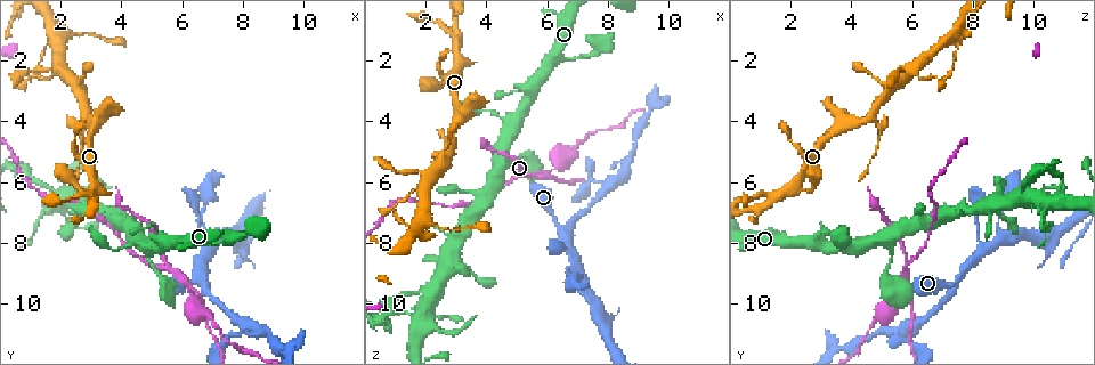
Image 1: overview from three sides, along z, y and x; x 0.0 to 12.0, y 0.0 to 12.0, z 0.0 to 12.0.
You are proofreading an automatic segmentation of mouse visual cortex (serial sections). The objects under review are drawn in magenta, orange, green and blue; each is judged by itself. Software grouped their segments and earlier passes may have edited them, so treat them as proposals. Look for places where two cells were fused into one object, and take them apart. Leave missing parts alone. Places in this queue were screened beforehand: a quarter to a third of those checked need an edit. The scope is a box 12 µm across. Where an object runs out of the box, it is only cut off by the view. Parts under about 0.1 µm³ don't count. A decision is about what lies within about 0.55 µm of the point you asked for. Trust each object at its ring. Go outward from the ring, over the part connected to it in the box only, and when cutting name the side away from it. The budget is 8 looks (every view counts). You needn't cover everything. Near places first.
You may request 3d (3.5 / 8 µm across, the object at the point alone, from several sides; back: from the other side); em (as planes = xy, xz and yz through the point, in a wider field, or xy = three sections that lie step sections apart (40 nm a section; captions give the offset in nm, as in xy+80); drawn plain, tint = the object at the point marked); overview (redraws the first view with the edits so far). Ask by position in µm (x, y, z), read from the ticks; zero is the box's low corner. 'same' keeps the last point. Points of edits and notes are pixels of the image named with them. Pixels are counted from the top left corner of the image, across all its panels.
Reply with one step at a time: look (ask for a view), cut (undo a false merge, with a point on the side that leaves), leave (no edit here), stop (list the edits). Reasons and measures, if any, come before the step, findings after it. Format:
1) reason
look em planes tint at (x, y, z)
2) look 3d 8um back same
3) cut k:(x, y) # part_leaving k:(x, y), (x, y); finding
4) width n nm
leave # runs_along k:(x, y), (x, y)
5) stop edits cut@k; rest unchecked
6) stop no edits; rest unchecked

a fork
look 3d 3.5um at (3.2, 6.0, 2.1)

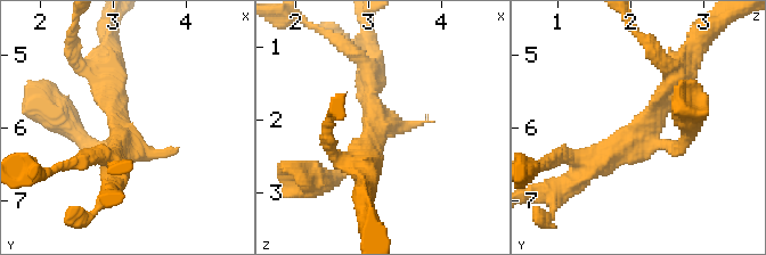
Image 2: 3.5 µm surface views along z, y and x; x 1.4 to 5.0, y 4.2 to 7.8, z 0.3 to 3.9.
look em planes tint at (3.10, 6.05, 2.15)

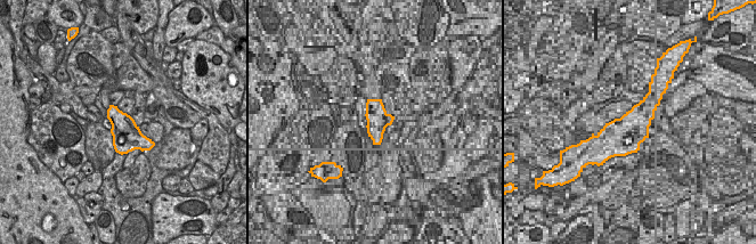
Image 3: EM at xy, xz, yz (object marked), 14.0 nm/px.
leave # runs_along 2:(682, 66), (644, 129), (579, 178); continuous, no second cell

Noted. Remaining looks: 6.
three-way junction
look 3d 3.5um at (6.4, 9.1, 7.5)

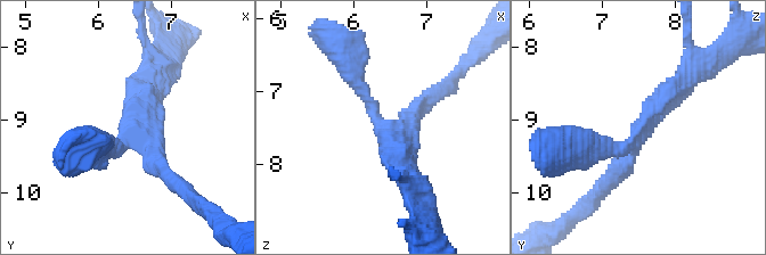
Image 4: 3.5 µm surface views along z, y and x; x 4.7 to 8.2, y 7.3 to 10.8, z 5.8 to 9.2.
arms 3; arm_widths 250, 250, 300 nm
leave # runs_along 4:(579, 145), (626, 148), (687, 77); one cell here

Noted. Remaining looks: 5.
sudden change in width
look 3d 3.5um back at (7.3, 11.4, 6.0)

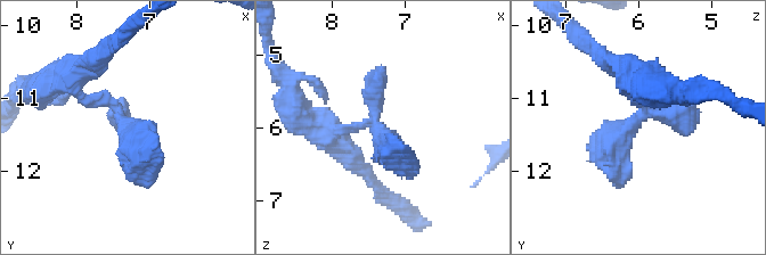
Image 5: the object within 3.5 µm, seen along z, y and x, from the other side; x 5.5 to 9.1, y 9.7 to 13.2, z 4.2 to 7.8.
now the EM
look em xy step 5 tint at (7.30, 11.40, 6.05)

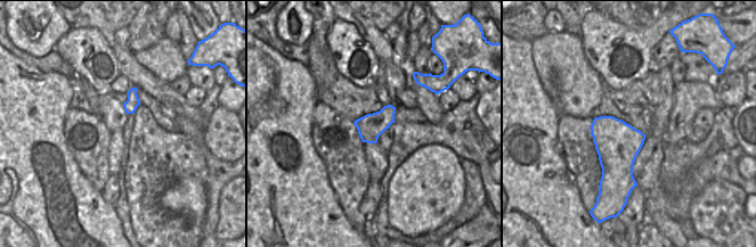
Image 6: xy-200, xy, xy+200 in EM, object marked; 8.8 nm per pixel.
width 220 nm
leave # runs_along 5:(634, 77), (645, 109), (610, 169); continuous, no second cell

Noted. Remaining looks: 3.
stop no edits; rest unchecked

